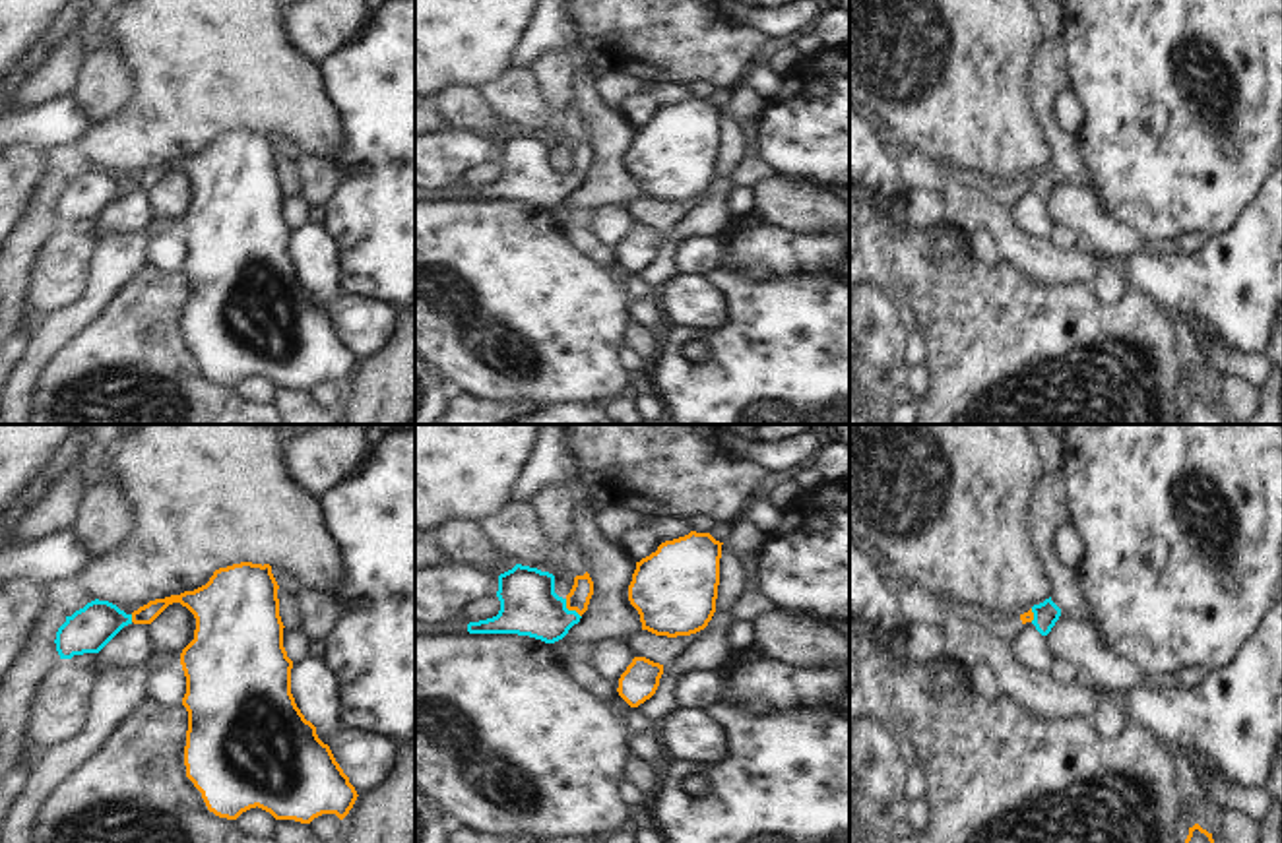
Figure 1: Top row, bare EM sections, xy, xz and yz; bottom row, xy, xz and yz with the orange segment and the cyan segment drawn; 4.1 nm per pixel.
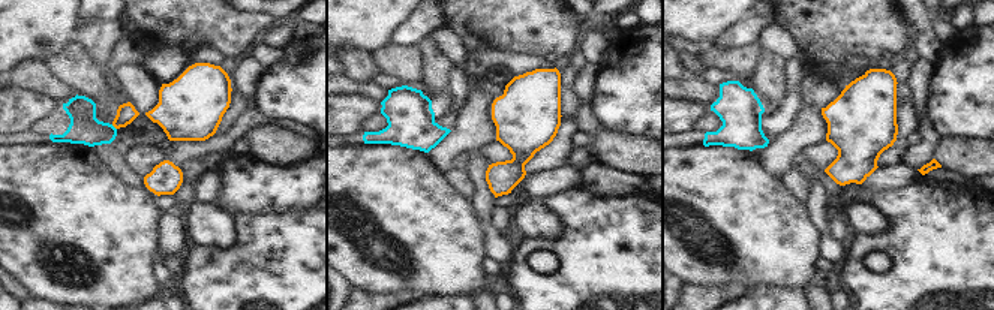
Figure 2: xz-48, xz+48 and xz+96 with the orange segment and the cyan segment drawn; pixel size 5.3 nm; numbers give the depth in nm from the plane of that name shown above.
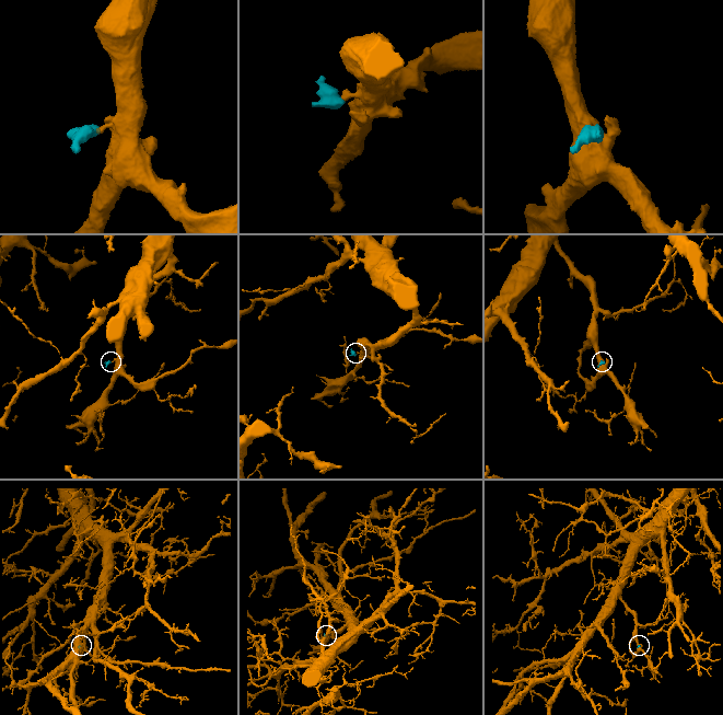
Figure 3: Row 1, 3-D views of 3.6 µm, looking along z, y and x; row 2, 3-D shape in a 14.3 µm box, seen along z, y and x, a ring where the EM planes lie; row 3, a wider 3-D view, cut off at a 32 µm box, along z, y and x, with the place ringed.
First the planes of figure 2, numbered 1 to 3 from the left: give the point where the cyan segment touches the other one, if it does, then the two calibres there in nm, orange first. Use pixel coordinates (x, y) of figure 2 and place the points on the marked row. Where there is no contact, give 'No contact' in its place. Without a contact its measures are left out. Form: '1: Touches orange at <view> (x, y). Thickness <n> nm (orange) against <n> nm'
1: Touches orange at xz-48 (114, 126). Thickness 110 nm (orange) against 170 nm
2: No contact
3: No contact.

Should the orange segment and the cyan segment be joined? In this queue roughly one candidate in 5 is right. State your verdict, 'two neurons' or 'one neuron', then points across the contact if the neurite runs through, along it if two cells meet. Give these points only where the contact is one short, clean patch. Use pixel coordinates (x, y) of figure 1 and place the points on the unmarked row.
one neuron; way xz (582, 156), (571, 175), (530, 173)

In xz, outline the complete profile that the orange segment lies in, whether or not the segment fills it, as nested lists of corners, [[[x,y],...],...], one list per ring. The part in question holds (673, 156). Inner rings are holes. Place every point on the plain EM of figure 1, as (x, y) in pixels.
[[[690,97],[665,107],[656,118],[636,128],[628,167],[638,176],[642,196],[656,202],[690,202],[708,192],[716,178],[721,110],[710,99]]]

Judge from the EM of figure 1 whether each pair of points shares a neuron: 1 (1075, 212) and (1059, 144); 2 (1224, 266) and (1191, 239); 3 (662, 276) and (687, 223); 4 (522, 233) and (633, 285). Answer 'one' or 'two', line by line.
1: two
2: two
3: one
4: two

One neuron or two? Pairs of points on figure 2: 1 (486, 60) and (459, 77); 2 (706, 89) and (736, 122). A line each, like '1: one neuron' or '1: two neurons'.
1: two neurons
2: two neurons

